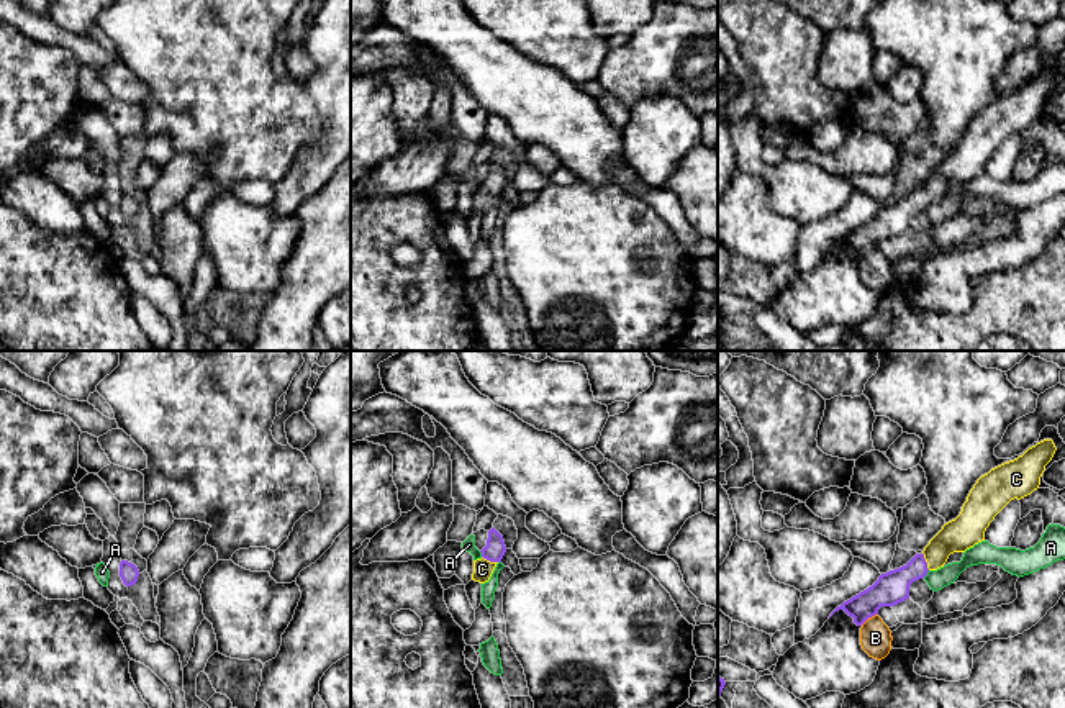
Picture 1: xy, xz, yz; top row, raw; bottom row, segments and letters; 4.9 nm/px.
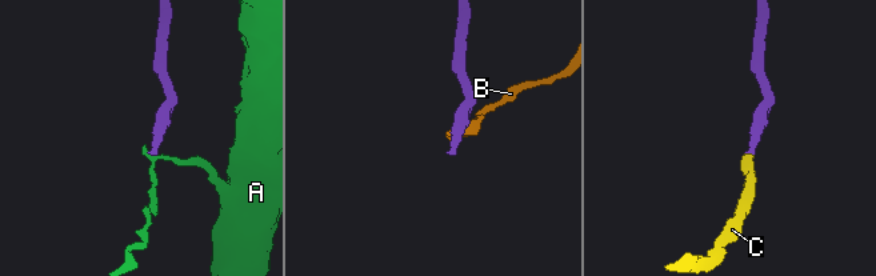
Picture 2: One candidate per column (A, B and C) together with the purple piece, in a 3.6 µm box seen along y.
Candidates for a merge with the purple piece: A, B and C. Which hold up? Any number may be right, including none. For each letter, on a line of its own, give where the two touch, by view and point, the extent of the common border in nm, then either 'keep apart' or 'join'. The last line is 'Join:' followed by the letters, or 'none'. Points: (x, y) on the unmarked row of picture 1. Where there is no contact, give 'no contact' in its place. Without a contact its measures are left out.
A: meets purple in yz at (926, 207); contact 50 nm long; keep apart
B: meets purple in yz at (869, 249); contact 110 nm long; keep apart
C: meets purple in yz at (924, 194); contact 90 nm long; join
Join: C

